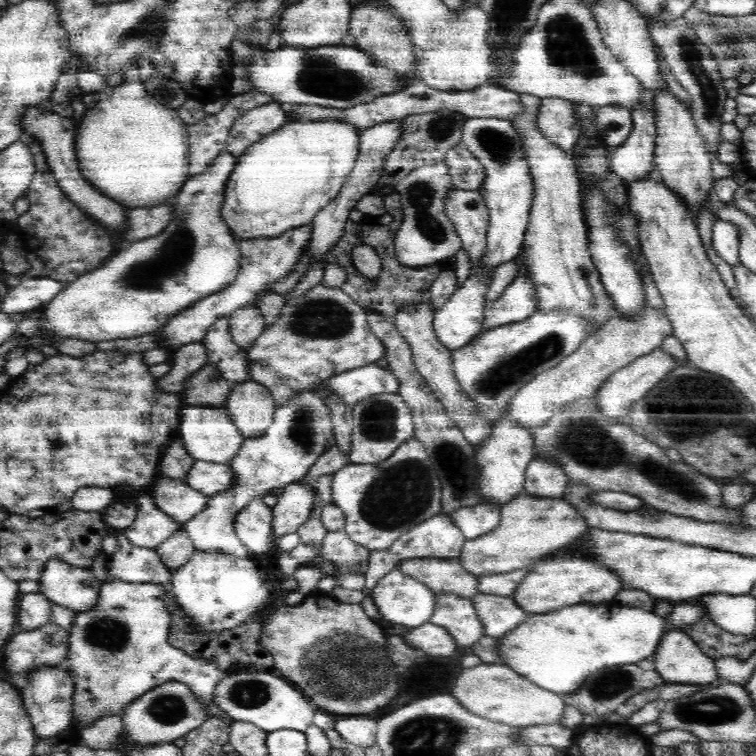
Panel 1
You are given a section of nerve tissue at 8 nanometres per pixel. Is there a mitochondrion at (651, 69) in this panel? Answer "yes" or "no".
no

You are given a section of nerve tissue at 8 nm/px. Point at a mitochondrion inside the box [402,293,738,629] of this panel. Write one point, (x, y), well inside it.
(586, 441)

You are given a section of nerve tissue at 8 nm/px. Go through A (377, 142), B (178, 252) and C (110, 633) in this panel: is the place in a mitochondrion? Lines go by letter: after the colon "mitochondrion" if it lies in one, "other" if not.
A: other
B: mitochondrion
C: mitochondrion

